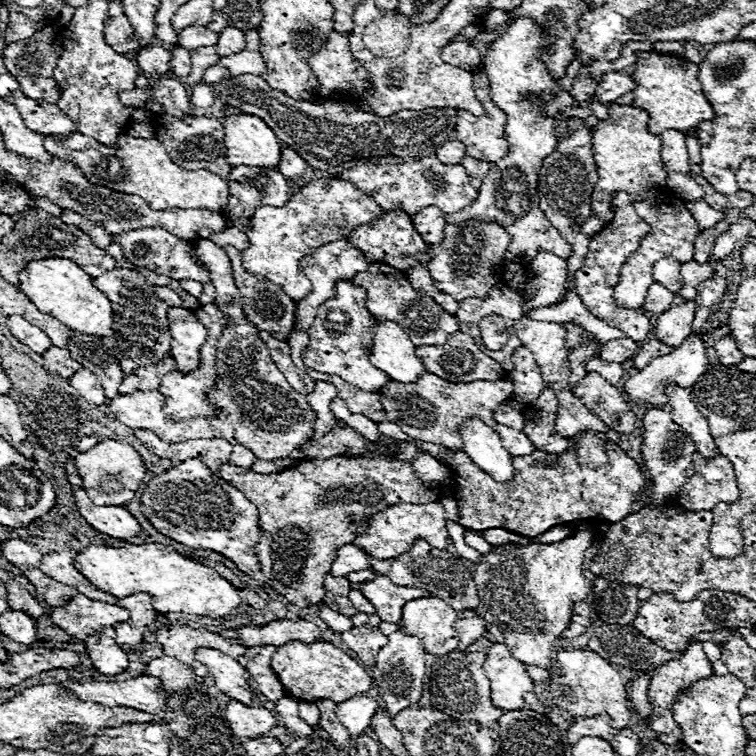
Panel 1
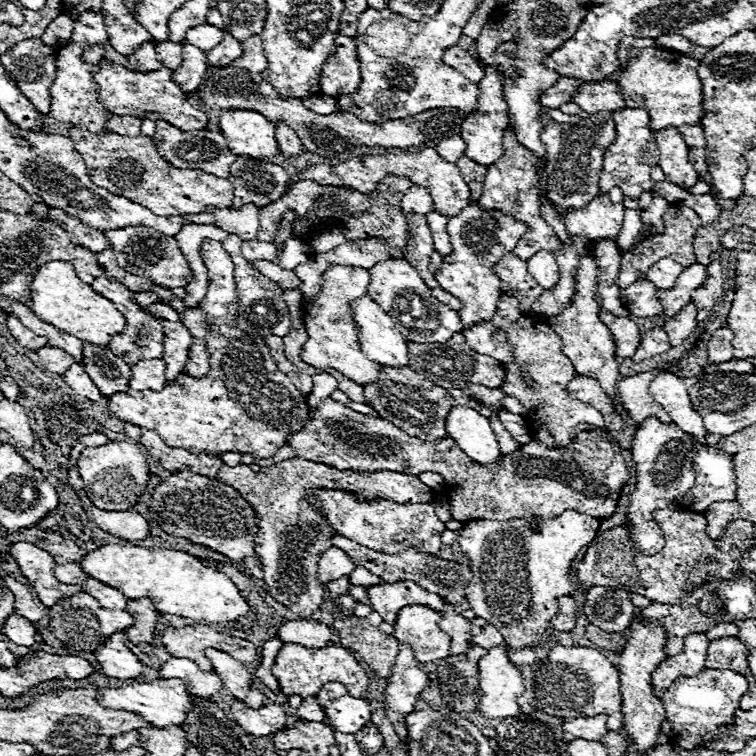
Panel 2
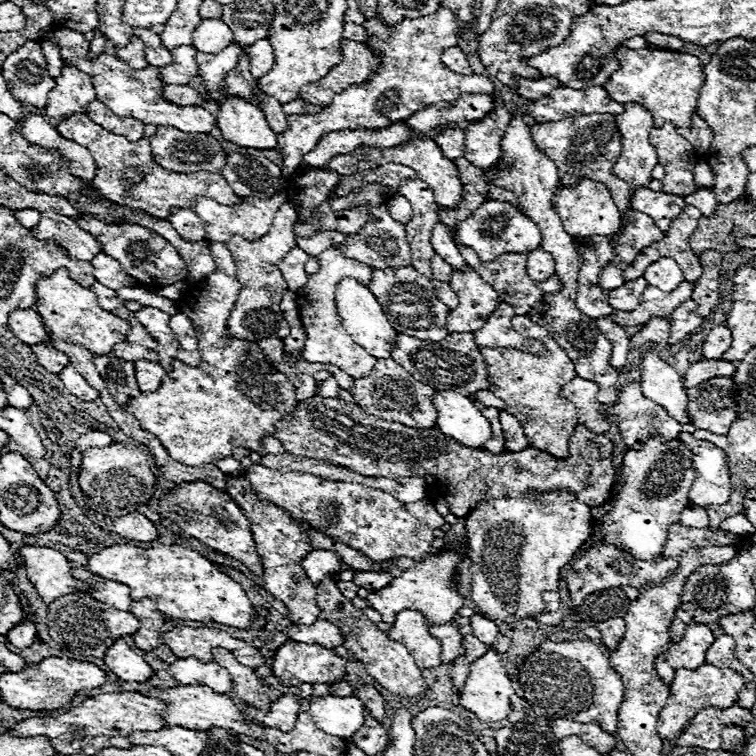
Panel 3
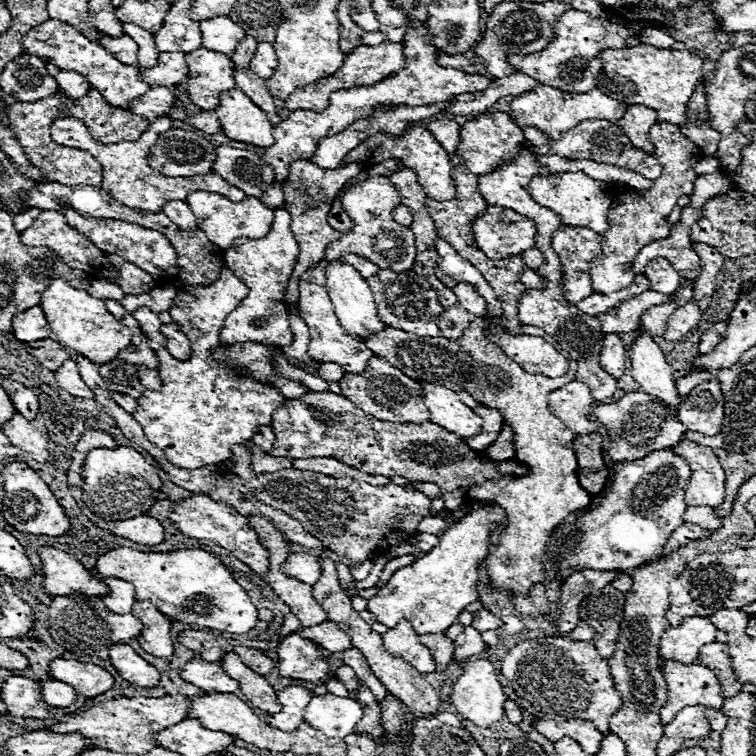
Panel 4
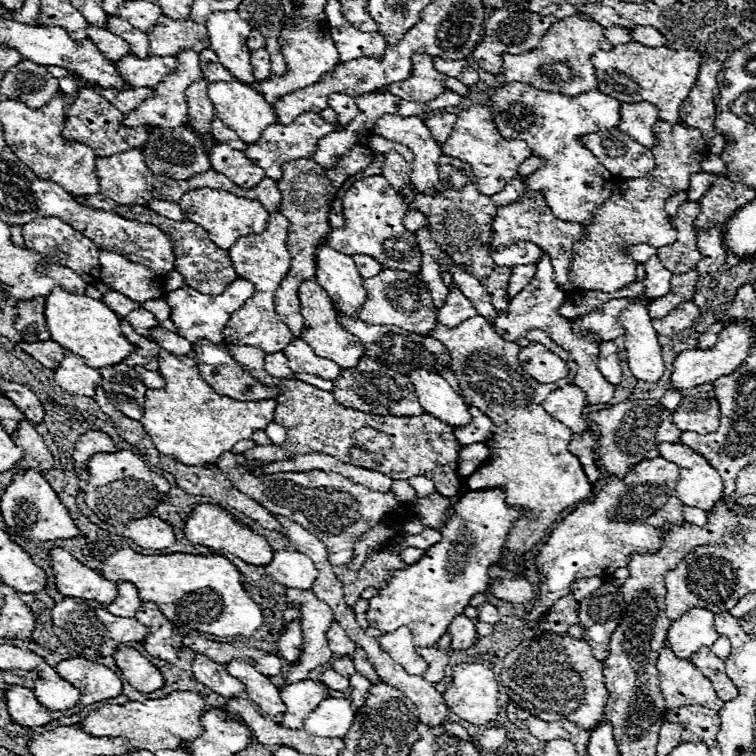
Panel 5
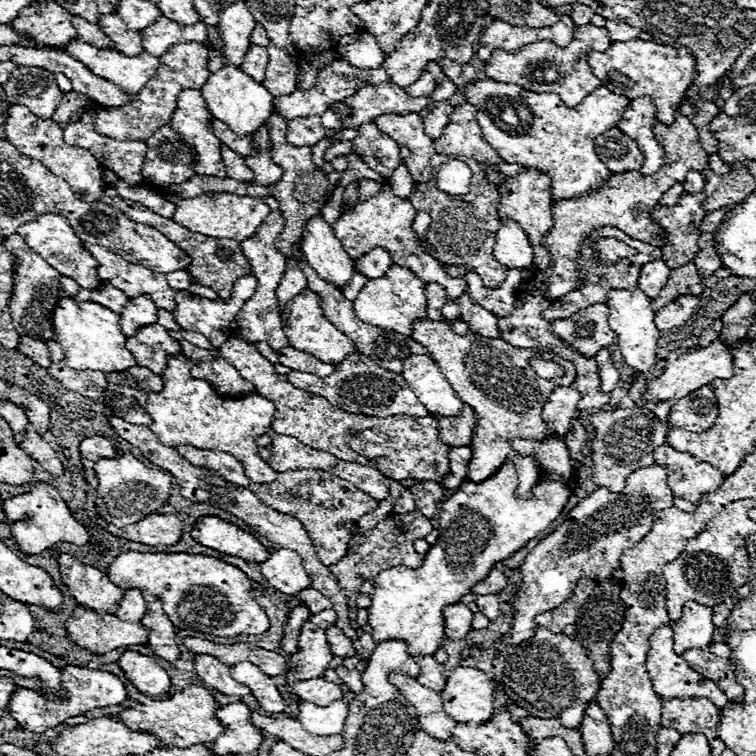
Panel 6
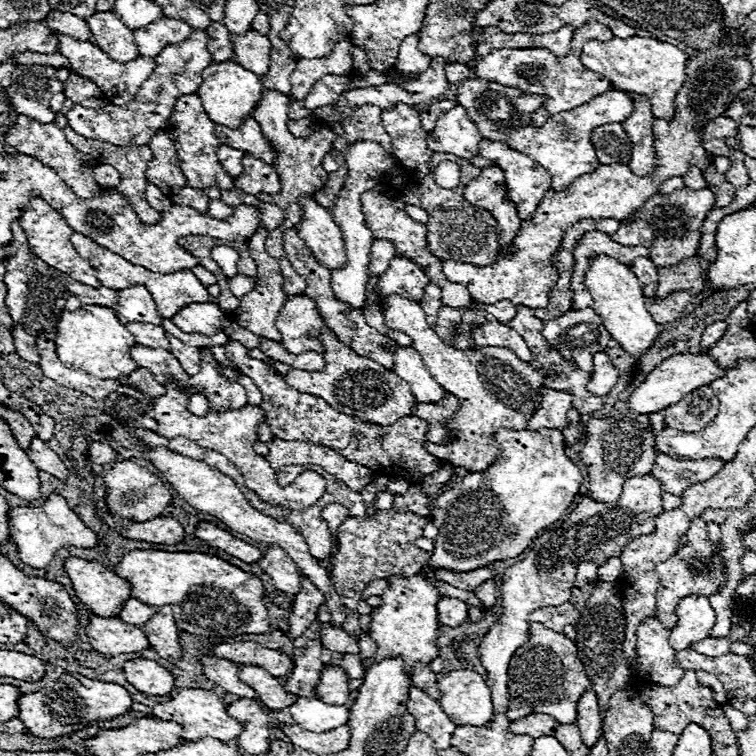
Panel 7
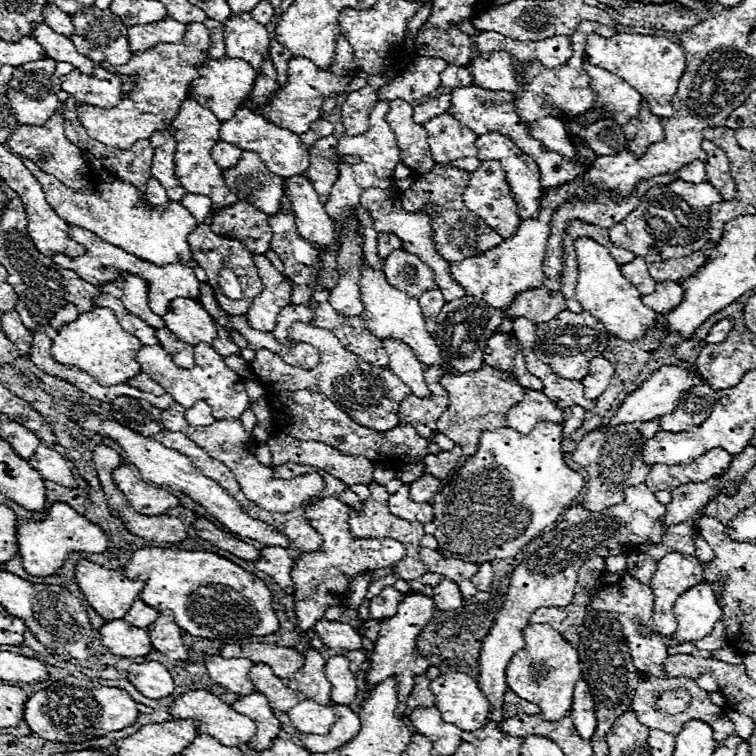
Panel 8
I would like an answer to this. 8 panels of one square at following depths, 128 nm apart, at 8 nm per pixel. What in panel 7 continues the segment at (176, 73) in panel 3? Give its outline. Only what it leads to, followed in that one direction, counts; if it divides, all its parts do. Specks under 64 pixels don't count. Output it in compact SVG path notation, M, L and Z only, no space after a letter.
M56 32L56 38L58 38L58 54L64 54L70 60L72 70L76 74L92 80L96 86L100 86L100 90L104 90L108 100L116 106L128 104L138 94L142 82L148 80L148 74L152 74L152 70L154 70L152 58L146 58L146 56L140 56L140 58L136 58L132 62L126 62L126 64L118 64L112 58L108 58L108 54L104 54L98 46L94 46L90 42L74 40L74 38L70 38L62 32Z

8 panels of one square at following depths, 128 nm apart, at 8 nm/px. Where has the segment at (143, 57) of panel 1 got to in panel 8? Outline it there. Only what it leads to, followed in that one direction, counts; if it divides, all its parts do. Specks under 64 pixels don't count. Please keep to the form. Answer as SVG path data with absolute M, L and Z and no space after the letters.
M46 4L44 10L42 10L42 14L44 14L44 22L46 22L48 26L52 26L52 30L56 30L56 32L60 32L60 34L64 34L64 36L72 36L72 34L74 34L72 16L66 14L66 12L62 12L58 6Z

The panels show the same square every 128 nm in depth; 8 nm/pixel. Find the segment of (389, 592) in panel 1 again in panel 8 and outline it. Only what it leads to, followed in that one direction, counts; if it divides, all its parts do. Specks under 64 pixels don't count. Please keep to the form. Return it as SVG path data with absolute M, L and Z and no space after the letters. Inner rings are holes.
M540 420L530 434L520 434L510 428L484 432L480 436L478 450L454 472L448 484L432 500L434 524L438 528L434 536L438 540L438 548L444 550L442 554L446 558L474 564L490 562L494 558L512 558L540 530L554 524L584 486L584 478L564 464L560 442L562 424L548 420ZM406 594L398 606L398 614L380 622L378 638L374 642L374 650L368 660L370 664L366 670L366 684L370 690L372 686L394 676L398 680L398 708L396 708L398 716L402 716L406 710L406 698L414 686L414 676L424 674L430 666L430 662L416 652L416 636L428 624L430 618L432 618L432 598L422 594Z

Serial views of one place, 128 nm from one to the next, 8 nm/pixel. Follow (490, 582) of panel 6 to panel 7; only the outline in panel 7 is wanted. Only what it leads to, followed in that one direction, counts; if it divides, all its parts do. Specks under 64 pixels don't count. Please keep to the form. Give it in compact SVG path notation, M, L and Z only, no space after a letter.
M436 568L436 576L460 590L468 590L474 592L474 588L482 582L486 582L488 578L494 576L494 572L490 568L478 568L478 570L470 570L470 572L452 572L452 570L440 570Z

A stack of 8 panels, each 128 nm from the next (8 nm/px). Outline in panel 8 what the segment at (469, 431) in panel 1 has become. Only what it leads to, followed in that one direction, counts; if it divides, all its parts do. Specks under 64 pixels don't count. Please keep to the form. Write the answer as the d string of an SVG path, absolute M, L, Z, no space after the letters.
M384 338L382 342L384 342L384 350L390 356L388 368L410 388L412 394L420 394L420 398L426 398L430 392L424 380L424 364L420 364L414 350L402 340Z

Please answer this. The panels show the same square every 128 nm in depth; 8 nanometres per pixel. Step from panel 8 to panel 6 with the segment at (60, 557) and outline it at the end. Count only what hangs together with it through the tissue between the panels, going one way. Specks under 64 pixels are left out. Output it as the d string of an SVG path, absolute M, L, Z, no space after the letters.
M40 482L32 492L18 494L10 500L4 500L2 508L6 514L6 524L10 526L10 532L24 554L40 554L56 542L72 542L76 546L84 546L90 540L88 530L72 516L60 492L50 484Z

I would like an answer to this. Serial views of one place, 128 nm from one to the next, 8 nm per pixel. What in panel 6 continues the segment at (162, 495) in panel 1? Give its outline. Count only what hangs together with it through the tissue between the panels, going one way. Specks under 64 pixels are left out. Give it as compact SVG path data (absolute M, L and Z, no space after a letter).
M218 516L198 518L190 534L198 544L238 556L246 562L264 562L268 558L268 550L252 534L220 520Z

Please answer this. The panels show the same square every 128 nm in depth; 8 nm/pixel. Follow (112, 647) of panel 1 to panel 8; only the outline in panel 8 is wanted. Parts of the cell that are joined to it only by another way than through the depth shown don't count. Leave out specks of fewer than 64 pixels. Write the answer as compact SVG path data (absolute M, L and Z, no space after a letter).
M158 662L132 664L128 670L128 680L150 700L160 700L174 692L174 680L170 672Z

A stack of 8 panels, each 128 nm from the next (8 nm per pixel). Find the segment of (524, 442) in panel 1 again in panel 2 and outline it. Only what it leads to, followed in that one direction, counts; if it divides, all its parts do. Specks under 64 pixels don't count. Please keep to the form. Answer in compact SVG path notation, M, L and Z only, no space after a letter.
M492 416L490 418L490 426L492 426L492 430L494 430L494 434L496 434L496 440L500 442L500 452L506 456L506 454L512 454L512 452L516 452L520 446L518 446L518 442L504 430L504 426L502 426L502 422L498 420L498 416Z

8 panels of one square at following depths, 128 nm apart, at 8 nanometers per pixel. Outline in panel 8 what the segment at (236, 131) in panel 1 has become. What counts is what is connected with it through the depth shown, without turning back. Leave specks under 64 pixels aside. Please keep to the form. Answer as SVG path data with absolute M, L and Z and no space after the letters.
M208 58L208 62L200 66L200 78L190 82L188 98L200 102L202 106L208 106L216 114L216 118L220 118L220 122L226 122L234 116L234 112L248 98L248 94L252 94L254 80L254 68L242 58Z

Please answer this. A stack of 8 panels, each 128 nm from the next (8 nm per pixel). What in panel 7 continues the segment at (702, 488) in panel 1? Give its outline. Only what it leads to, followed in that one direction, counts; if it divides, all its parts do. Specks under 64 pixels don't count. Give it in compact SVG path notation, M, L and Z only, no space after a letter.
M658 454L650 474L654 478L660 478L664 492L678 496L688 486L710 480L714 474L722 470L722 466L724 462L720 462L718 458L704 458L700 462L692 462L692 460L674 460L666 454Z

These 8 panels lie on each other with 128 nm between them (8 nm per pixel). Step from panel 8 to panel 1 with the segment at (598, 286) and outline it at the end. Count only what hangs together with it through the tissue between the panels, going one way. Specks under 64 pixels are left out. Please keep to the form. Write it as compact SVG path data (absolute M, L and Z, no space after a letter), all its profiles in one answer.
M668 384L666 386L666 394L670 398L670 414L672 414L672 420L686 432L692 436L692 440L696 442L696 448L702 456L706 458L714 458L718 452L716 444L714 444L714 438L708 430L708 422L706 418L698 412L696 404L692 402L692 396L688 390L684 390L682 386L676 386L676 384Z

